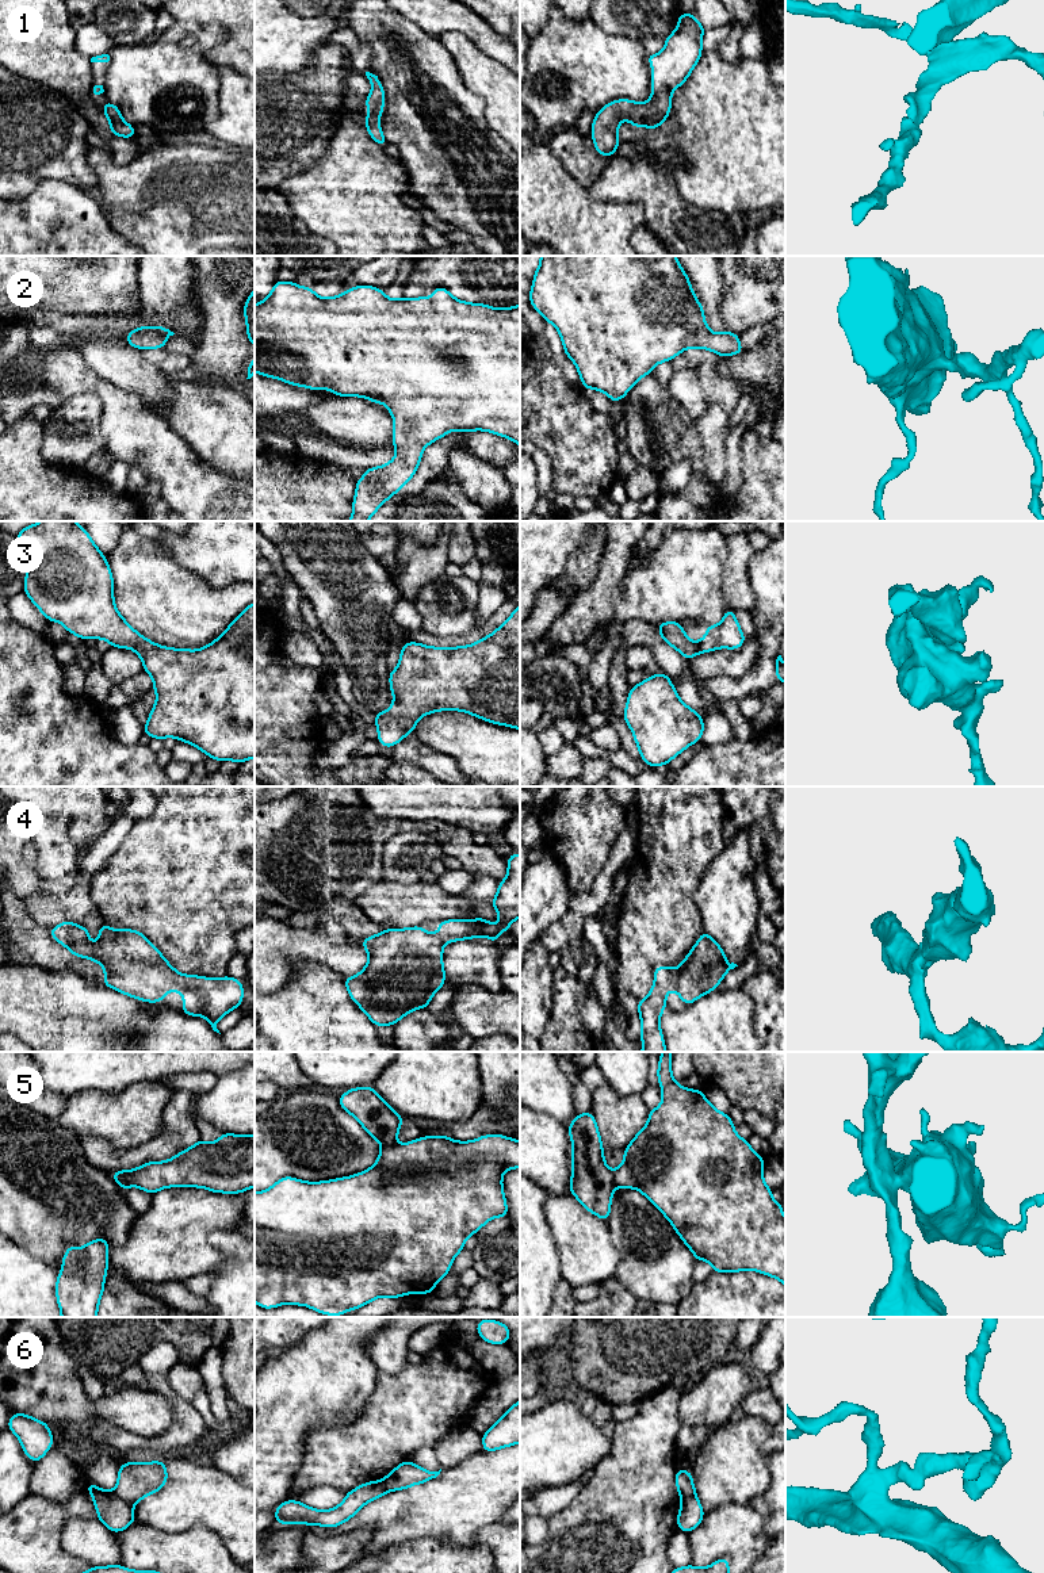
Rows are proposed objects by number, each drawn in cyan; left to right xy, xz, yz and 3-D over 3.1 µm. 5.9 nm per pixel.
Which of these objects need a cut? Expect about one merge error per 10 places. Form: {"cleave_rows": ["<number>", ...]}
{"cleave_rows": ["5", "6"]}

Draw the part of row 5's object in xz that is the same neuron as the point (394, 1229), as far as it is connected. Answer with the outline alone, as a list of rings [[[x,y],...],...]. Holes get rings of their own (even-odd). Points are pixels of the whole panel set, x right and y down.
[[[444,1134],[422,1136],[406,1144],[382,1147],[375,1164],[352,1176],[324,1182],[303,1182],[292,1176],[279,1179],[269,1189],[255,1193],[255,1302],[272,1309],[291,1304],[309,1306],[328,1316],[341,1316],[359,1309],[379,1297],[398,1298],[412,1293],[428,1294],[450,1272],[455,1256],[464,1249],[464,1241],[496,1217],[509,1217],[502,1189],[502,1174],[520,1167],[520,1141],[501,1134],[486,1134],[473,1141],[455,1141]]]

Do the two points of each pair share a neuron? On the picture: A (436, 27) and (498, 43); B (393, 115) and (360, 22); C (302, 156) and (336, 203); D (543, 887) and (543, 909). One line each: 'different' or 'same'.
A: same
B: same
C: different
D: same

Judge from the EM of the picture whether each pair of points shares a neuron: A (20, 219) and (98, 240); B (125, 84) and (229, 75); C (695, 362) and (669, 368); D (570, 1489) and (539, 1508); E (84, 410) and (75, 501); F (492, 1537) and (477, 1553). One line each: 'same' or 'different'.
A: same
B: different
C: same
D: same
E: different
F: different

